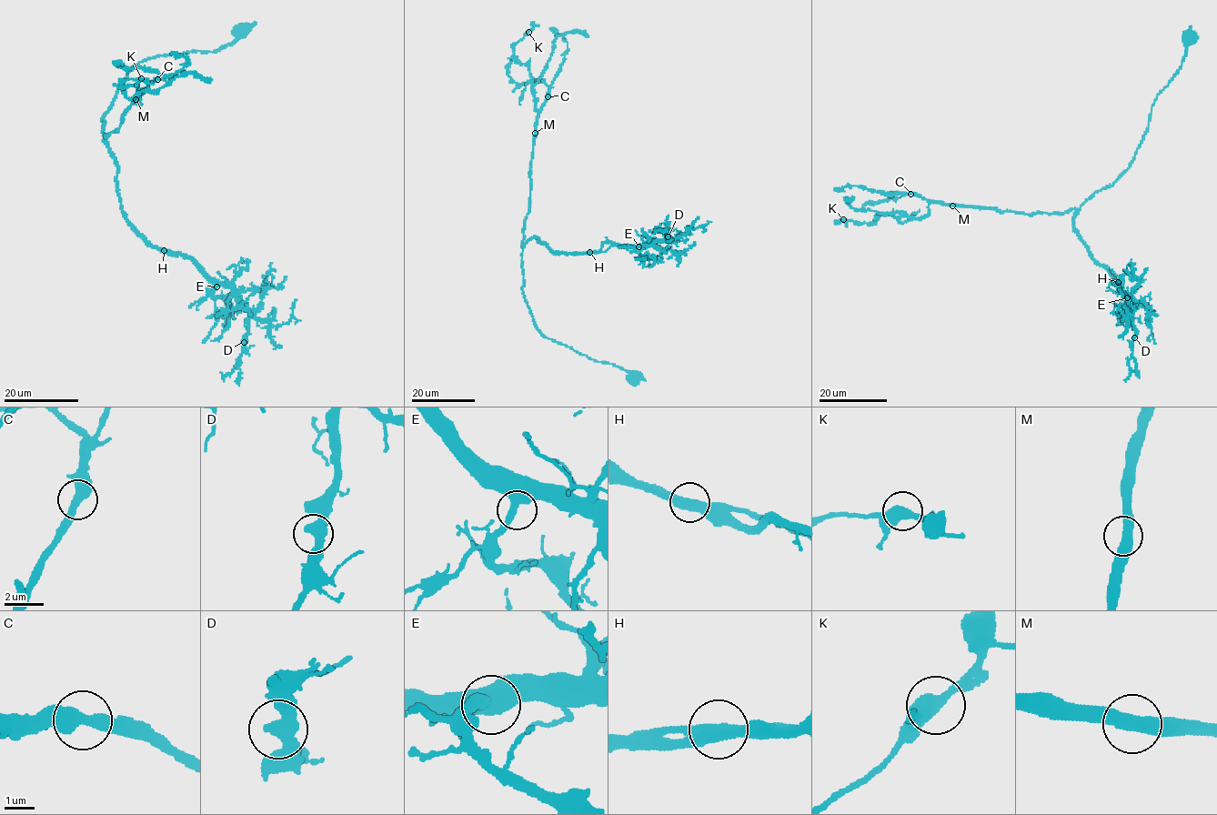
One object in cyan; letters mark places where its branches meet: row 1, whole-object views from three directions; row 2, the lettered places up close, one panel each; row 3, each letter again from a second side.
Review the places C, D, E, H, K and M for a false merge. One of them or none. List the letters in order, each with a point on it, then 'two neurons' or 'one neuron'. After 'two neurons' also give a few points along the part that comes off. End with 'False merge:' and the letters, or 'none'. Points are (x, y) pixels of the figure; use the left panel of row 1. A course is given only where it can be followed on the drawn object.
C: place (157, 79); one neuron
D: place (244, 342); one neuron
E: place (216, 286); one neuron
H: place (164, 250); one neuron
K: place (141, 78); one neuron
M: place (135, 99); one neuron
False merge: none

